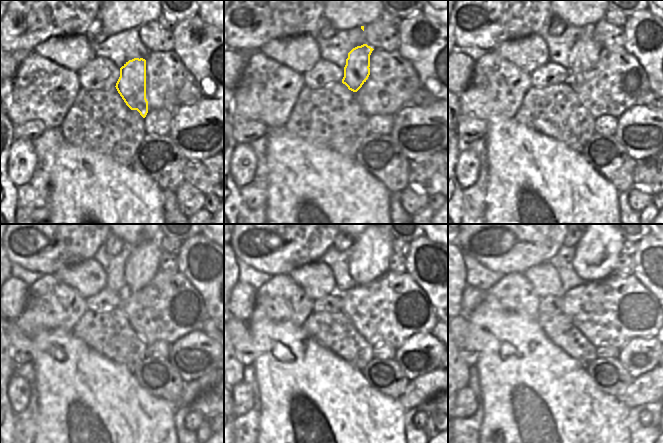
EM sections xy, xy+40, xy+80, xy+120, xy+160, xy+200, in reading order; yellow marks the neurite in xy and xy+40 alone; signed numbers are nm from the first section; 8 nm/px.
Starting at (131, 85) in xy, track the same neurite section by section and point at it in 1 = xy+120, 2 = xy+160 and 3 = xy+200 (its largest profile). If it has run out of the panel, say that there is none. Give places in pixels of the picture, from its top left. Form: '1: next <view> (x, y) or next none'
1: next xy+120 (144, 262)
2: next xy+160 (371, 251)
3: next xy+200 (597, 251)

